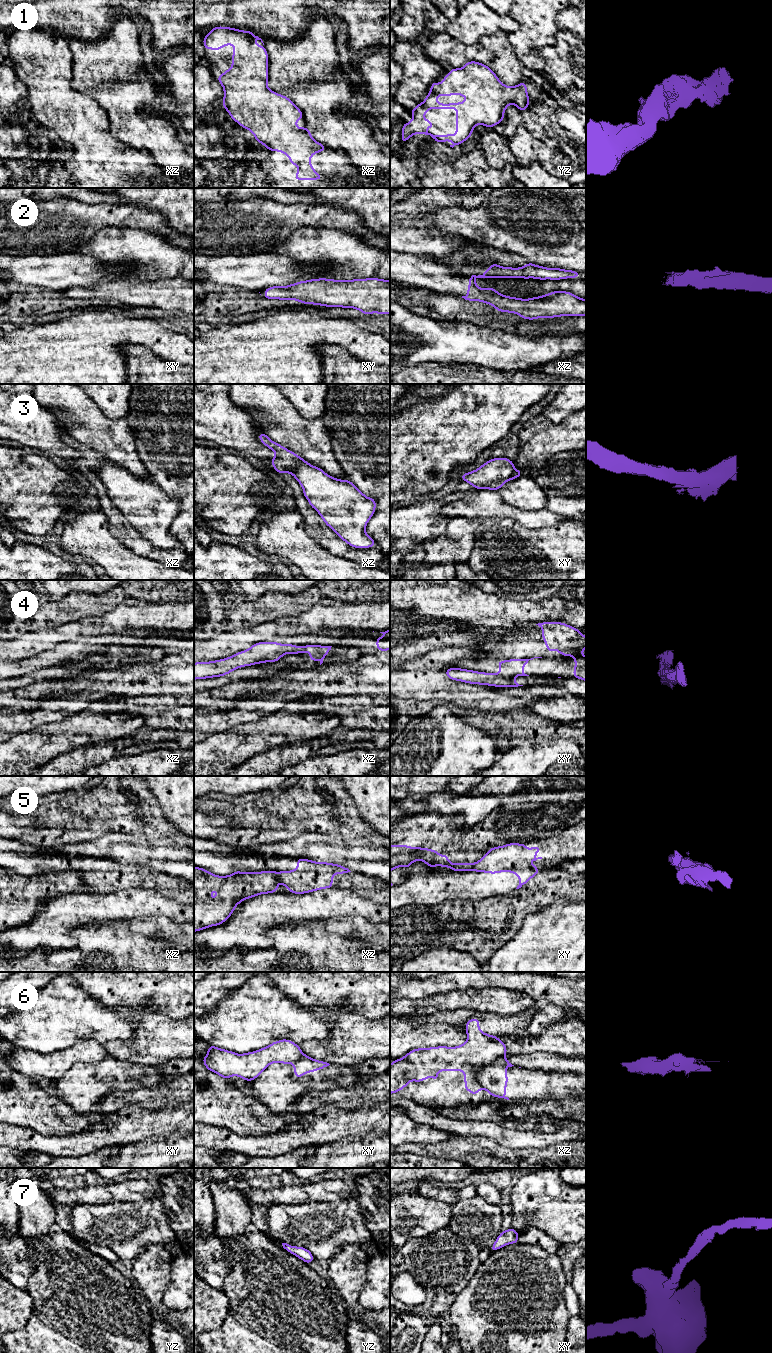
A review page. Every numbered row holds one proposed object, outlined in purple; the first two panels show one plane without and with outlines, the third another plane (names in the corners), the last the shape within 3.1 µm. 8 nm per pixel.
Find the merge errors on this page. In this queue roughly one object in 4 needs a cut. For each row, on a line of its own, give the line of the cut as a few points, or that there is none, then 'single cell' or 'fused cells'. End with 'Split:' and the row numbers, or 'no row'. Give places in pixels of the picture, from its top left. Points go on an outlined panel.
1: cut none; single cell
2: cut none; single cell
3: cut xz (309, 464), (297, 463), (287, 472); fused cells
4: cut xy (512, 677), (506, 679); fused cells
5: cut xy (475, 863), (466, 870); fused cells
6: cut xz (503, 1055), (487, 1064), (477, 1074), (477, 1080), (482, 1088); fused cells
7: cut none; single cell
Split: 3, 4, 5, 6

